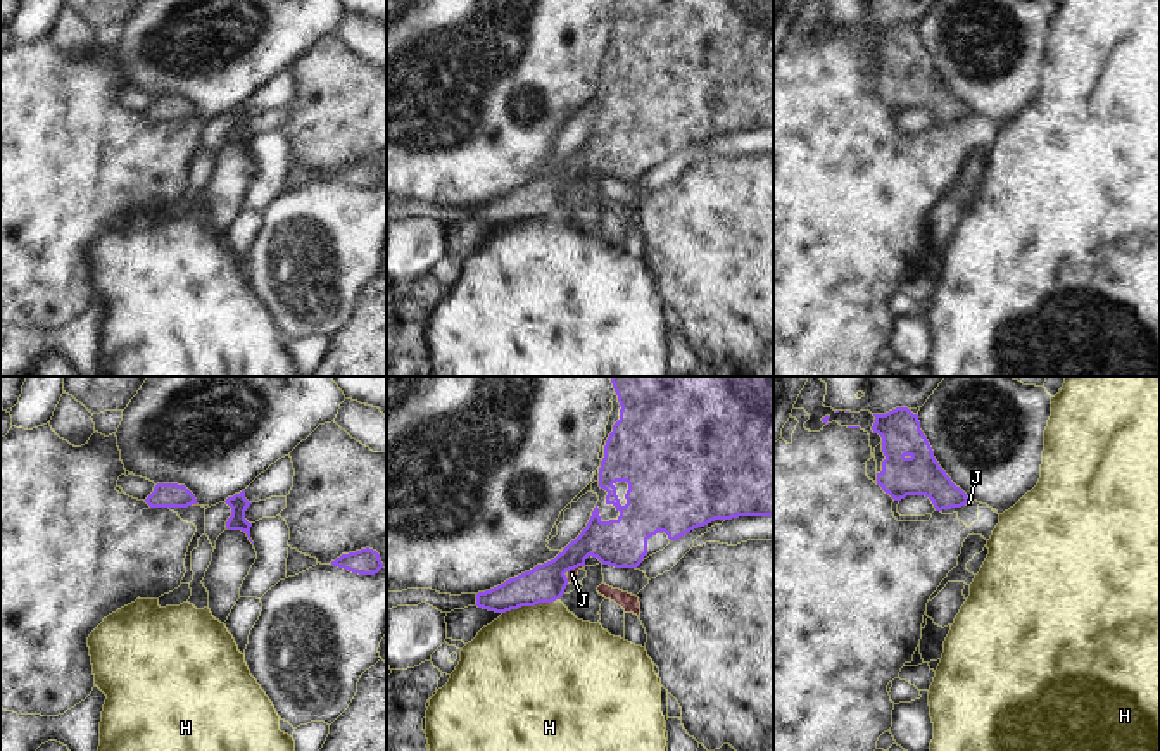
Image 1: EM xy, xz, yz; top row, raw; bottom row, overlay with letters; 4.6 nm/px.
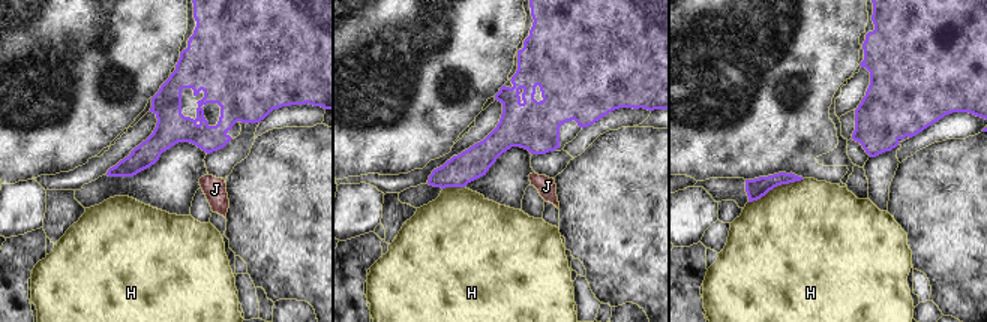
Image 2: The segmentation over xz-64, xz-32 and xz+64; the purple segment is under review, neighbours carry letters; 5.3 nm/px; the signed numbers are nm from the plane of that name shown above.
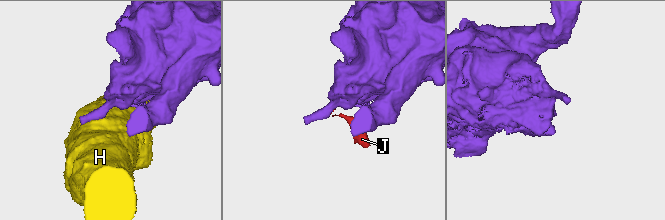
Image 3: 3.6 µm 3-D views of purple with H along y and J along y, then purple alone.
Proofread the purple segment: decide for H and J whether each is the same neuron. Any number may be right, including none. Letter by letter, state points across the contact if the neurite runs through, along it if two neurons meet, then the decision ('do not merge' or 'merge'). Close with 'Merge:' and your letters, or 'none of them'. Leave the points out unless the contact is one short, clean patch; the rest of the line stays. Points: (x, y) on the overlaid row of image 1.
H: along xz (558, 598), (548, 603), (522, 605), (503, 613) | do not merge
J: along xz (584, 565), (568, 572) | do not merge
Merge: none of them

